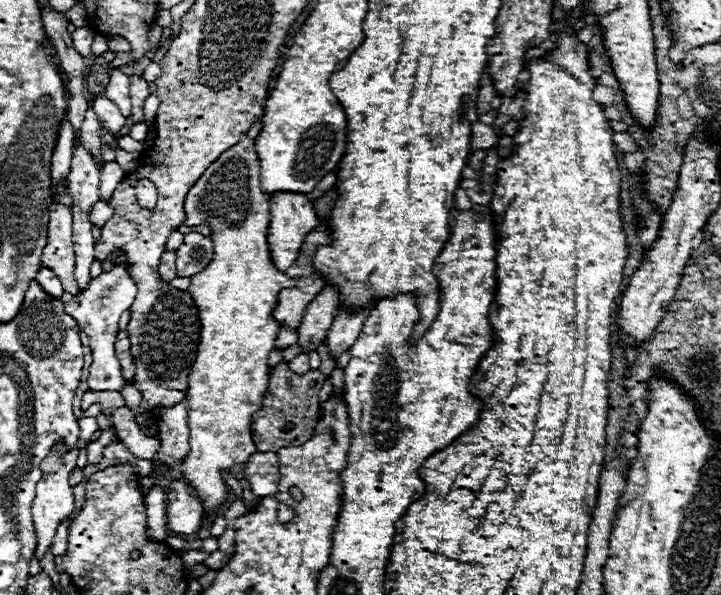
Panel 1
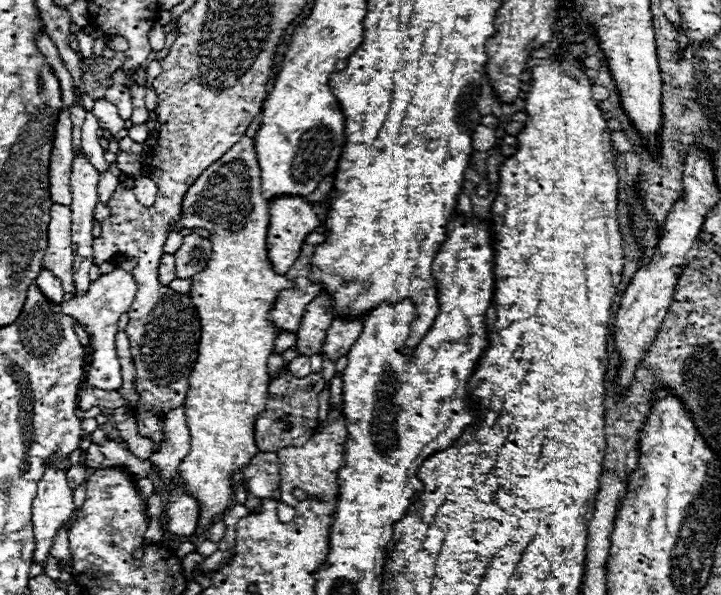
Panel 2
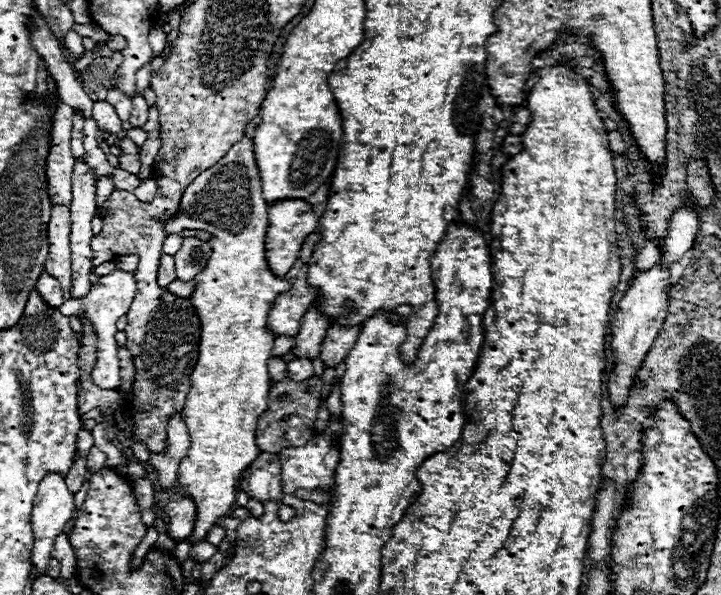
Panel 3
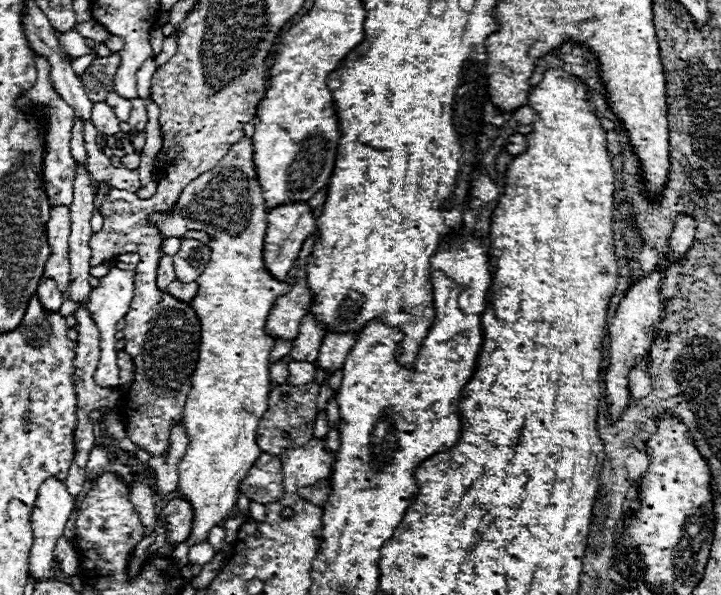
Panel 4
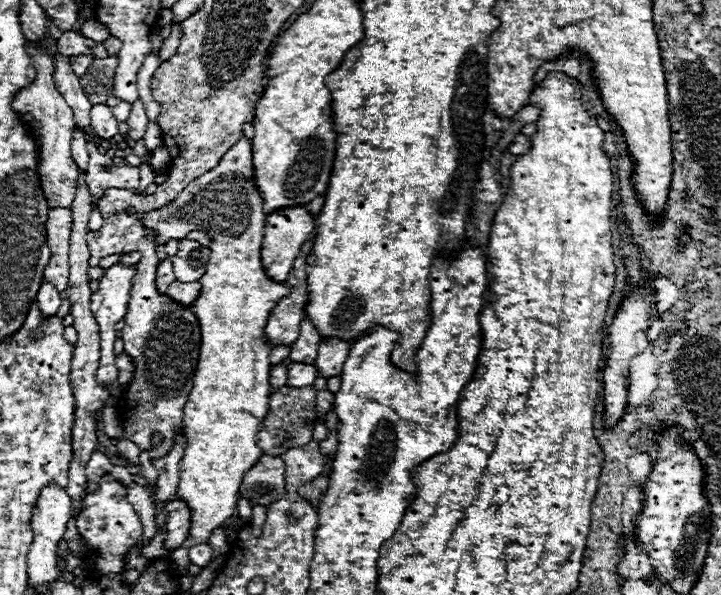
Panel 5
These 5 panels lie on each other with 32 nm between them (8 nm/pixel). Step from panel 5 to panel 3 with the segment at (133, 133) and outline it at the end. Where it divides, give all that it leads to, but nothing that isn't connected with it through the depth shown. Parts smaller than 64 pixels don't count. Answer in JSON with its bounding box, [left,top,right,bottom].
[130,90,148,126]

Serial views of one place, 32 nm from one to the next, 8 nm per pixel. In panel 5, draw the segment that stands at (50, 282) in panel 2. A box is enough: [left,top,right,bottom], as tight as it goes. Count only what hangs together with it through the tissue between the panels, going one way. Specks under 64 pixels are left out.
[36,282,62,316]

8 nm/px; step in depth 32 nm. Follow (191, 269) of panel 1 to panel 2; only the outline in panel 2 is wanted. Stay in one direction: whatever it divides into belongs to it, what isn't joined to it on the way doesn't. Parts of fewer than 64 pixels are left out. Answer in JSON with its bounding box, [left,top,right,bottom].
[176,234,212,278]

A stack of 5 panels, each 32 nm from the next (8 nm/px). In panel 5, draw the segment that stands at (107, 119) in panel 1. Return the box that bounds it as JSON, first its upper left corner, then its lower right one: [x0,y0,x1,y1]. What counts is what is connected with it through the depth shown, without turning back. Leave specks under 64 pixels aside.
[92,104,118,140]

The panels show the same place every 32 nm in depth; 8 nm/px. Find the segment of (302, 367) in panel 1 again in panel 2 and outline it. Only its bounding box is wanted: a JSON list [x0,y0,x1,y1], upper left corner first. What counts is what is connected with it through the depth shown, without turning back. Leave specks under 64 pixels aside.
[288,356,312,376]

